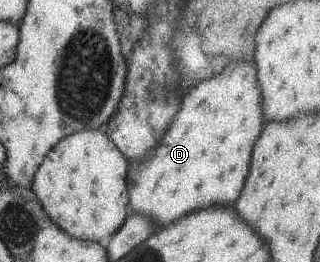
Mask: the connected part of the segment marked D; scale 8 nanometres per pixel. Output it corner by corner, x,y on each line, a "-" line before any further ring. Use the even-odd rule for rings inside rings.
229,63
219,75
199,81
183,95
179,111
173,115
153,155
145,163
127,167
131,209
151,217
153,223
167,225
199,207
231,207
241,194
247,159
259,137
261,123
261,93
253,63

